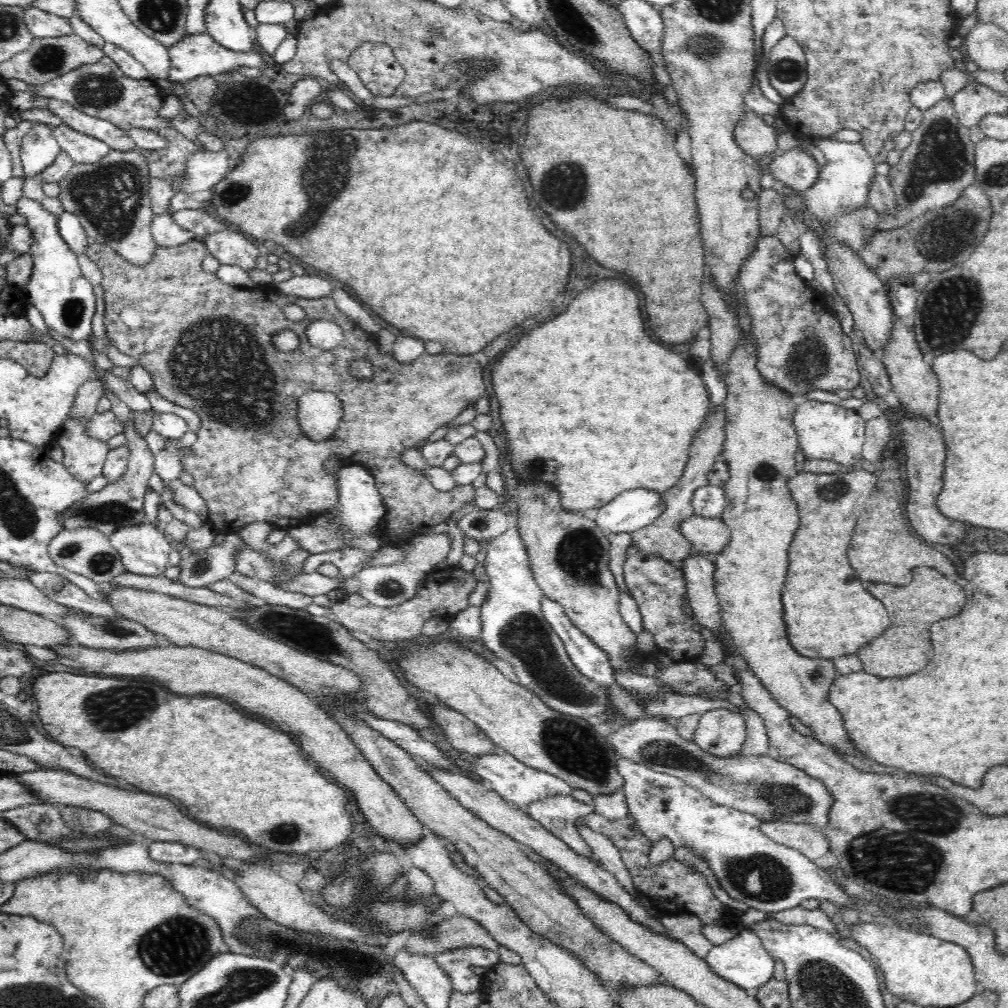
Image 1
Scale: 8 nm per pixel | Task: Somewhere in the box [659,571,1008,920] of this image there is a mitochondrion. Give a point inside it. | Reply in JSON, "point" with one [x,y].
{"point":[907,859]}

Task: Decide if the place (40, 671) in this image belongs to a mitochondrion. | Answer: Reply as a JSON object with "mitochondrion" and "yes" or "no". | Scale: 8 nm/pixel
{"mitochondrion":"no"}

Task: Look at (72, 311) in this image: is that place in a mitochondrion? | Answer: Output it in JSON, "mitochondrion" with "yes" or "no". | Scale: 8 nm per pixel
{"mitochondrion":"yes"}

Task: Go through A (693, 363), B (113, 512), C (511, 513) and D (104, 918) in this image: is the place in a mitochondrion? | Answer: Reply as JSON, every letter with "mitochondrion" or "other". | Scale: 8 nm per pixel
{"A":"other","B":"mitochondrion","C":"other","D":"other"}

